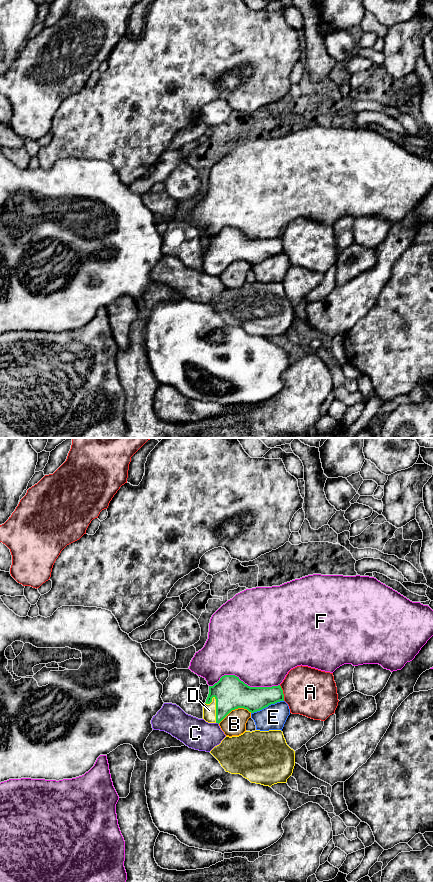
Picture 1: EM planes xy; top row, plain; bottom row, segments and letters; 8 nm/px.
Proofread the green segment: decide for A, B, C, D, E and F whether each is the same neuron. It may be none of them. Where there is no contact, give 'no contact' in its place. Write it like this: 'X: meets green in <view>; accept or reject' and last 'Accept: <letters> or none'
A: meets green in xy; reject
B: meets green in xy; reject
C: meets green in xy; reject
D: meets green in xy; accept
E: meets green in xy; reject
F: meets green in xy; reject
Accept: D

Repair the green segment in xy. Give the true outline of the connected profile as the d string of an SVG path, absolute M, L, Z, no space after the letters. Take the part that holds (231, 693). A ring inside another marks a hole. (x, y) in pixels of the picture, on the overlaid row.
M224 675L213 686L209 686L203 719L219 724L232 710L244 708L254 713L280 701L284 701L280 685L250 687L235 675Z

